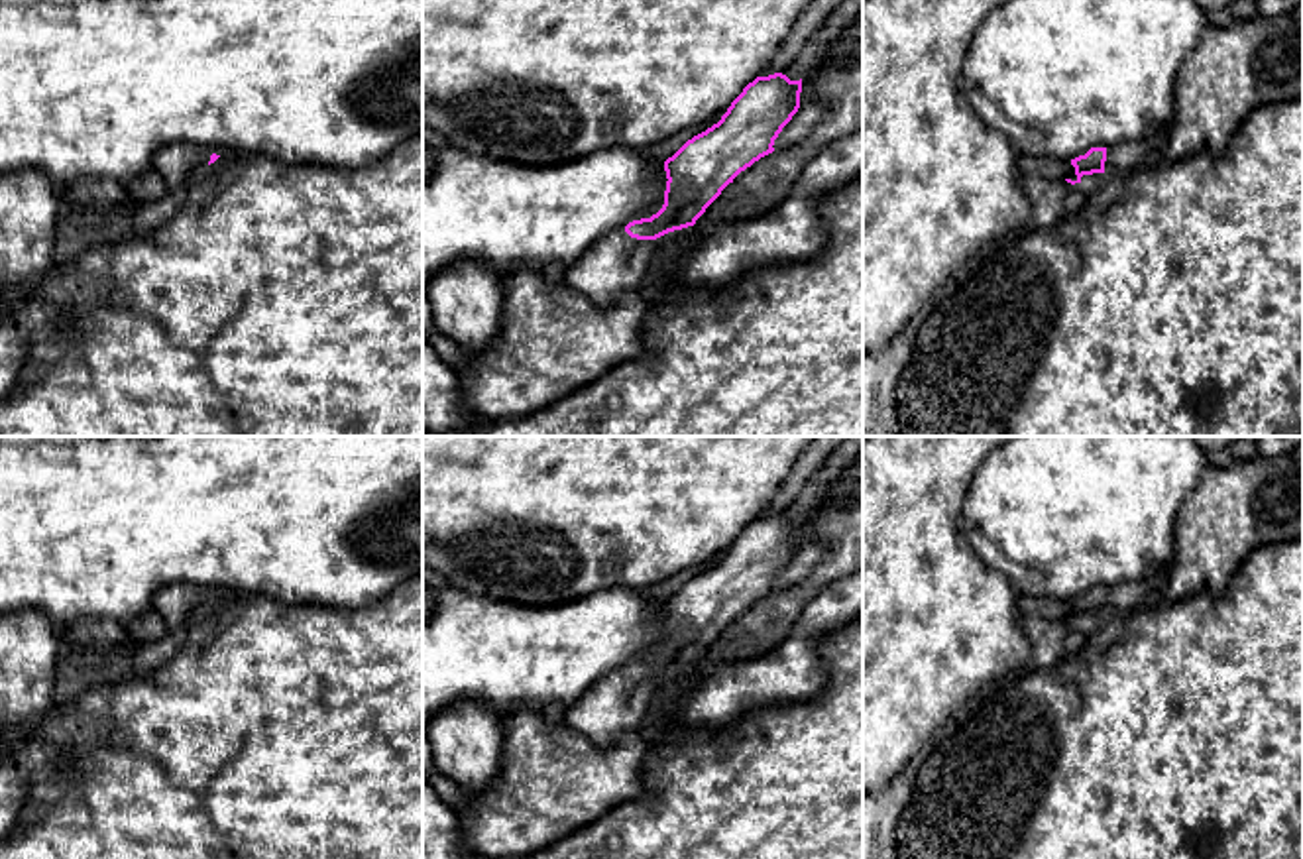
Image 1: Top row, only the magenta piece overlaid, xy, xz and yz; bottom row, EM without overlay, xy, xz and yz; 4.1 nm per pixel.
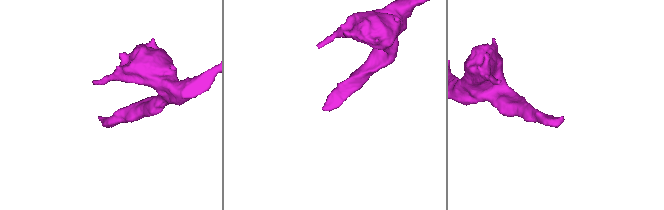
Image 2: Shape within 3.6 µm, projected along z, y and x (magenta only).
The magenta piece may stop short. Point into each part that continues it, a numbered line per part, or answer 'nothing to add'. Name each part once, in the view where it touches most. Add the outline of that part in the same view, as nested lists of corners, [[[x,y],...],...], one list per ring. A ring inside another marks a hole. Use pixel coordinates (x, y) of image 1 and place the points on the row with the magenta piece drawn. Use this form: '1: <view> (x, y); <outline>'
1: xz (614, 268); [[[625,228],[597,240],[566,271],[564,283],[599,307],[635,295],[652,263],[652,240],[631,238]]]

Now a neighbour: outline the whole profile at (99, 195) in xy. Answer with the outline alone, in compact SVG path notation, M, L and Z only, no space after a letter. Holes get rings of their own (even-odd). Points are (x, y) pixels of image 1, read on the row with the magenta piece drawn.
M96 179L67 189L63 193L63 206L92 208L104 212L122 204L128 197L128 189L114 185L108 179Z

